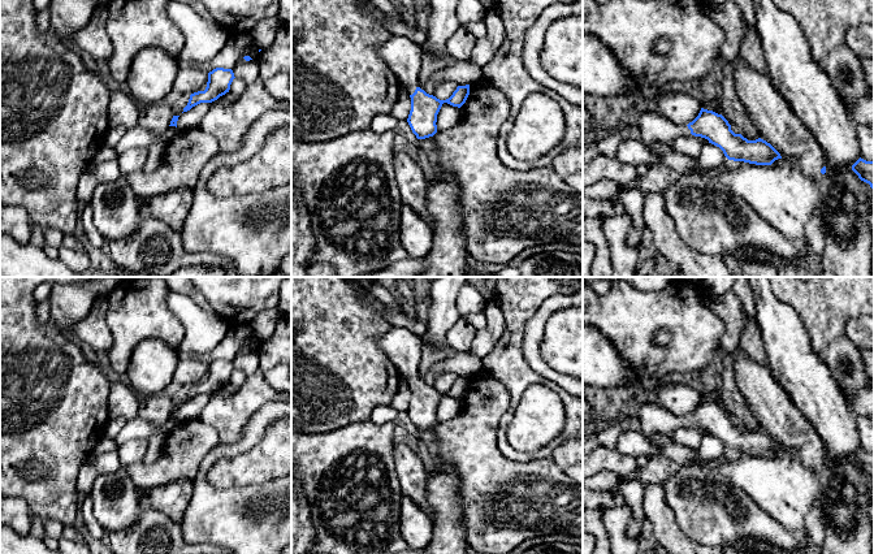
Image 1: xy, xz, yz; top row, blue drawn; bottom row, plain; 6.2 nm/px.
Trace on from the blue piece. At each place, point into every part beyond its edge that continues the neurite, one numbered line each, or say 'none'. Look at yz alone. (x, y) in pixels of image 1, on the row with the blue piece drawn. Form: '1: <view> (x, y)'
1: yz (654, 128)

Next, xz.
1: xz (403, 57)

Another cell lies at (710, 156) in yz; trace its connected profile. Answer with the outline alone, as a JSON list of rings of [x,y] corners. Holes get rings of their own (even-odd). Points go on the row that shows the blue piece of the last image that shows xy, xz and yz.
[[[708,143],[702,147],[702,151],[698,157],[698,166],[695,172],[689,172],[689,174],[701,174],[705,170],[710,170],[715,166],[719,166],[726,161],[726,156],[723,151],[711,144]]]

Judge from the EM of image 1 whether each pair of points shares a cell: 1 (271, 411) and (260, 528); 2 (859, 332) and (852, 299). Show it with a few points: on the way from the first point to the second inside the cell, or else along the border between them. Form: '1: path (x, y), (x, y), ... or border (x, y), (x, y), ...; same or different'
1: path (237, 448), (203, 468), (224, 506); same
2: border (857, 316), (848, 324), (847, 336), (860, 349); different

